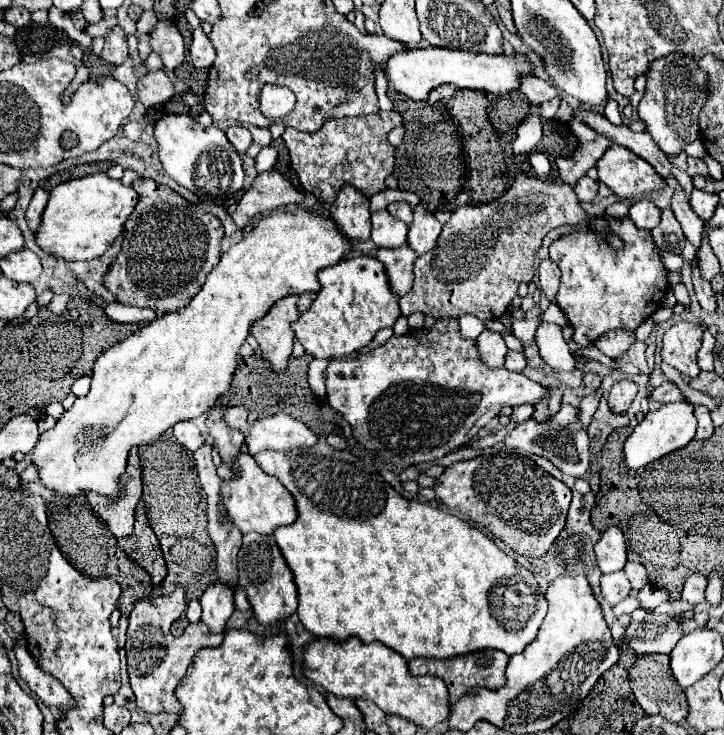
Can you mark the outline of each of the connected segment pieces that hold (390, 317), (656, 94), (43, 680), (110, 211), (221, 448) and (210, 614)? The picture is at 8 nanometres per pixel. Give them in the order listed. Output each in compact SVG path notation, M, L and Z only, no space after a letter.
M360 255L356 259L344 259L322 269L318 277L322 289L316 301L292 325L306 353L316 359L336 359L360 351L380 329L392 327L400 317L398 295L392 291L384 265L376 257Z
M664 55L664 59L654 59L648 65L646 71L646 91L638 103L638 115L640 119L646 123L648 133L652 135L652 139L656 141L656 145L668 155L674 157L676 153L684 151L686 143L692 143L698 139L698 113L700 107L704 107L704 103L708 101L708 73L700 71L698 59L692 59L692 55Z
M22 635L14 643L14 653L16 653L16 659L18 659L20 677L26 681L26 685L30 687L32 693L36 693L46 705L52 705L56 709L72 705L70 703L72 697L68 695L68 691L64 687L60 687L60 683L54 681L50 675L46 675L38 667L38 663L34 661L34 657L28 653L26 641L24 641Z
M106 173L86 175L72 179L50 189L50 201L42 213L40 229L34 239L38 247L64 261L90 261L106 253L112 241L124 231L124 223L136 205L138 193L132 187L124 187L120 181L110 179Z
M212 409L208 415L210 415L208 429L214 439L214 447L218 449L220 457L222 457L222 463L218 465L218 475L220 475L220 479L228 481L234 477L234 461L244 443L244 435L236 429L228 427L222 421L222 409Z
M216 579L200 597L202 603L202 621L210 627L212 633L224 633L226 621L234 613L234 585L228 585Z

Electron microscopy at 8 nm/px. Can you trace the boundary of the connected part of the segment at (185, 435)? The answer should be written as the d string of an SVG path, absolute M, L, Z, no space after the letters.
M192 421L176 423L176 425L174 425L174 437L176 437L188 451L196 451L196 449L200 449L200 447L206 443L204 435L200 433L200 429L198 429Z

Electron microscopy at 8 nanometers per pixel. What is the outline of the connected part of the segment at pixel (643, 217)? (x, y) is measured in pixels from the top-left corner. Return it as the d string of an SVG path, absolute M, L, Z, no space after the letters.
M640 199L632 205L630 219L638 229L654 229L660 223L660 209L650 199Z

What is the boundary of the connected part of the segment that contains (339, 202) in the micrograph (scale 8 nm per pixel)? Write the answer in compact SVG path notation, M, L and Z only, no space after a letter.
M344 185L336 201L330 207L330 215L336 219L340 233L344 233L350 241L366 241L370 239L370 203L366 195L360 195L356 187Z

